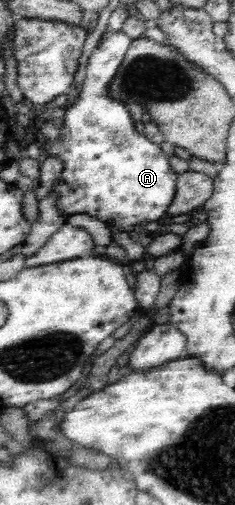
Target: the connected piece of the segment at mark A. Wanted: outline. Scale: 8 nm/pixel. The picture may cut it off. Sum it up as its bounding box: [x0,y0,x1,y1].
[43,30,178,233]

